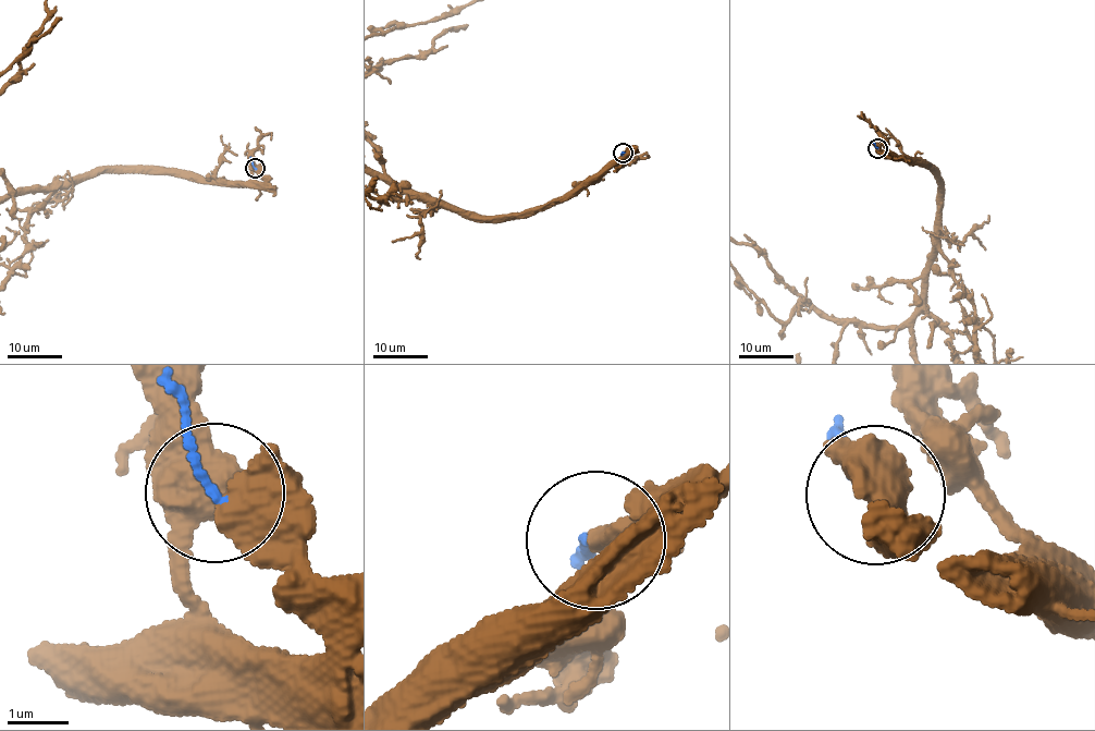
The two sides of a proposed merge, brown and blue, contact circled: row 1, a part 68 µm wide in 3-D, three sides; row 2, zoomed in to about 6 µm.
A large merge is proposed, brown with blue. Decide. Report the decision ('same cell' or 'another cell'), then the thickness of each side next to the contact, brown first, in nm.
same cell; calibres 600 and 120 nm

